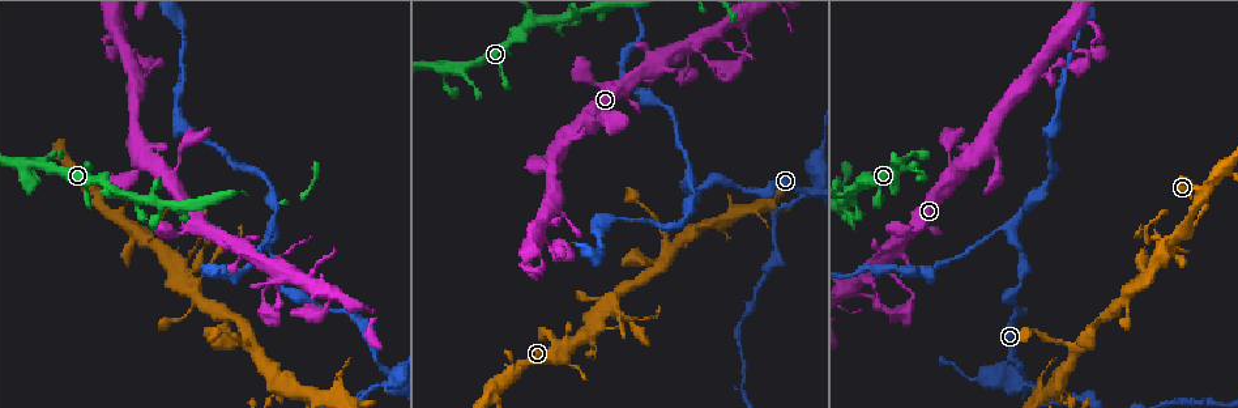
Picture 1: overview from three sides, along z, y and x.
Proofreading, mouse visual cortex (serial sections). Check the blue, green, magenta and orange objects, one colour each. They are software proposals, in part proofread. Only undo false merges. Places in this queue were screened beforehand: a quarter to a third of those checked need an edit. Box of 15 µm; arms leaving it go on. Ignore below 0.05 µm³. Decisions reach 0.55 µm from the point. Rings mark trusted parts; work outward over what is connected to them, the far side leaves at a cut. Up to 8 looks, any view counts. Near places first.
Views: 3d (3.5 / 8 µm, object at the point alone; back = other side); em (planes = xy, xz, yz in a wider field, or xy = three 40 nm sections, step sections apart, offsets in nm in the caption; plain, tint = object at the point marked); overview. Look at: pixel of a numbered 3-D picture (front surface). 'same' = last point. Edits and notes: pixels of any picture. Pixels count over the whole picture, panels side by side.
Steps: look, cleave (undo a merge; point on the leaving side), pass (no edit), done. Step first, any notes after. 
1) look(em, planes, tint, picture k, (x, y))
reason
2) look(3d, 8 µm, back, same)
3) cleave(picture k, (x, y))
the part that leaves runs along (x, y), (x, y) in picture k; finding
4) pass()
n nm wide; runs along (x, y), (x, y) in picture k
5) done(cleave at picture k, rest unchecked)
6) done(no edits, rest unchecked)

look(3d, 3.5 µm, picture 1, (277, 387))
branch point

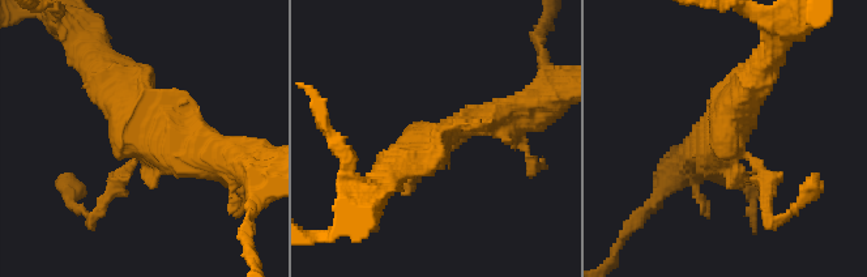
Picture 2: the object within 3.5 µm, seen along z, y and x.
look(em, planes, tint, picture 2, (142, 131))

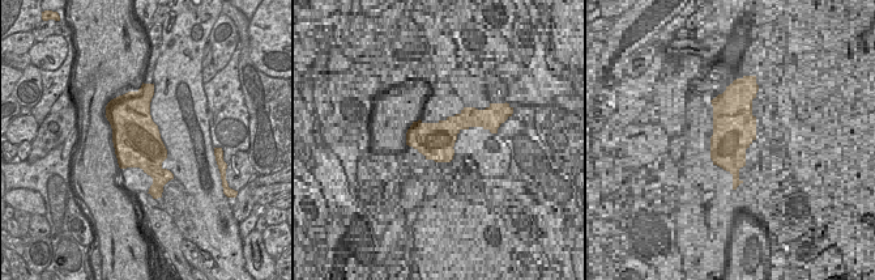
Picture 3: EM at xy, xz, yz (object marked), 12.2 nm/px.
look(em, xy, step 5, tint, same)

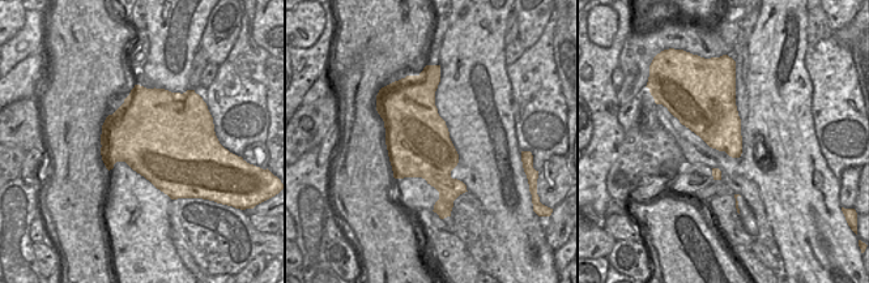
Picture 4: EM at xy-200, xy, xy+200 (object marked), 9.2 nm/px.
pass()
runs along (95, 68), (159, 148), (220, 161) in picture 2; all the same cell

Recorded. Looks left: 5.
look(3d, 3.5 µm, picture 1, (624, 315))
calibre changes

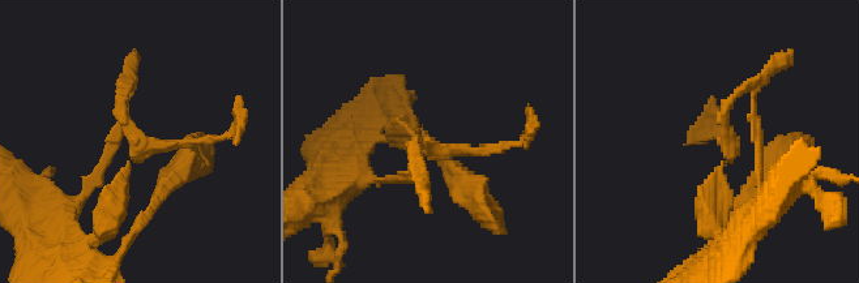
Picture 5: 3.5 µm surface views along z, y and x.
look(em, planes, tint, picture 5, (426, 146))

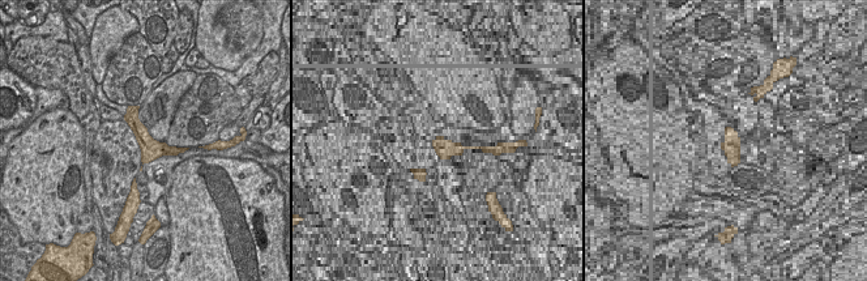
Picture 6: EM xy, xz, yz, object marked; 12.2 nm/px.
cleave(picture 5, (778, 63))
260 nm wide; the part that leaves runs along (729, 157), (722, 114), (778, 61) in picture 5; two cells meet here

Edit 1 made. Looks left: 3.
look(overview)
see it whole again

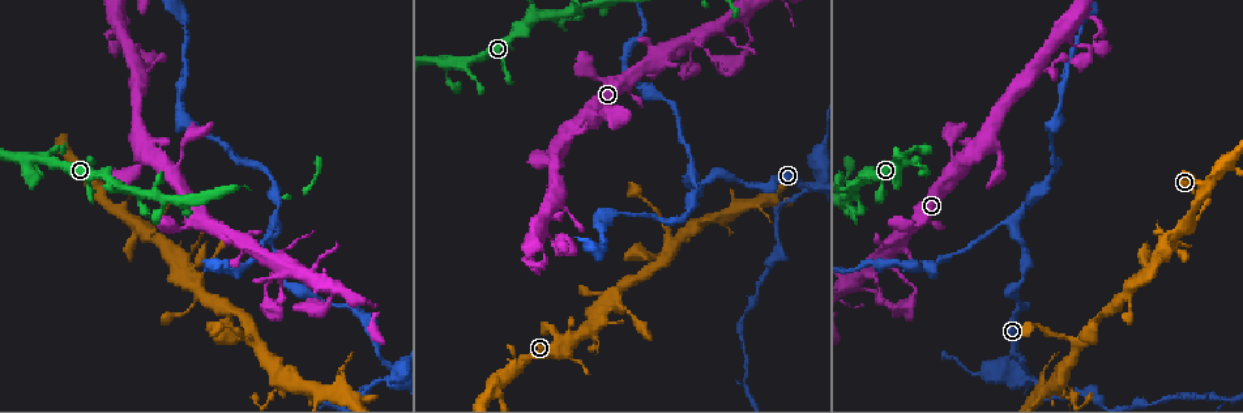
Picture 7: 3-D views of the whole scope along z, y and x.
look(3d, 3.5 µm, picture 7, (1129, 308))
narrows sharply

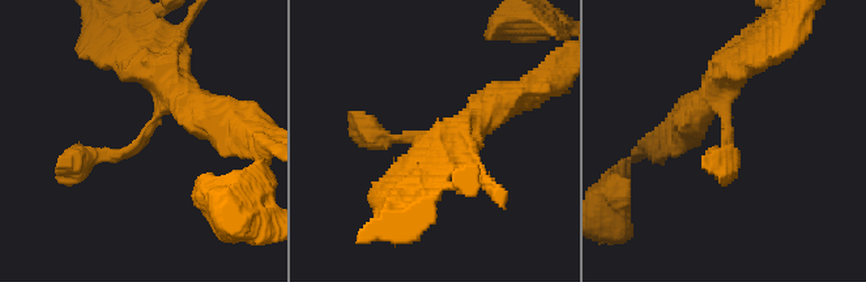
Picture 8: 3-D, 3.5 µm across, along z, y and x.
look(em, xy, step 3, tint, picture 8, (726, 143))

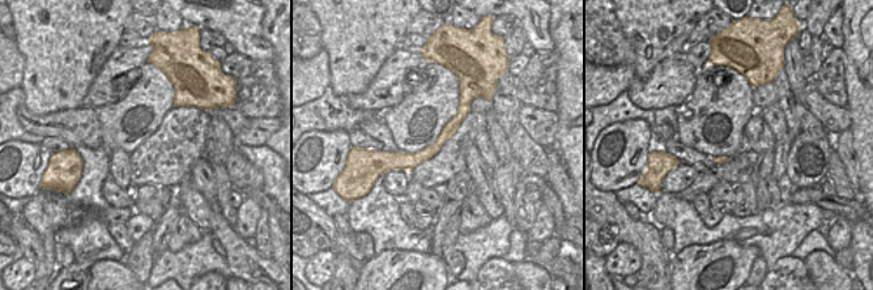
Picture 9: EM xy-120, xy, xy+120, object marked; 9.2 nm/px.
pass()
120 nm wide; runs along (468, 98), (428, 153), (383, 158) in picture 9; continuous, no second cell

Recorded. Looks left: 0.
done(cleave at picture 5, rest unchecked)

